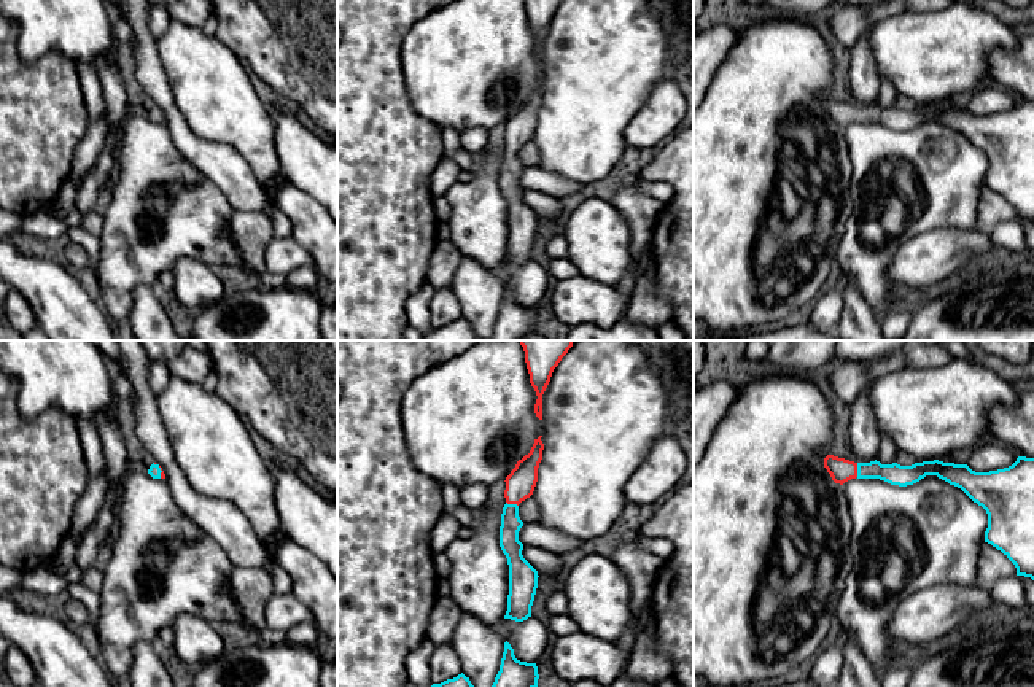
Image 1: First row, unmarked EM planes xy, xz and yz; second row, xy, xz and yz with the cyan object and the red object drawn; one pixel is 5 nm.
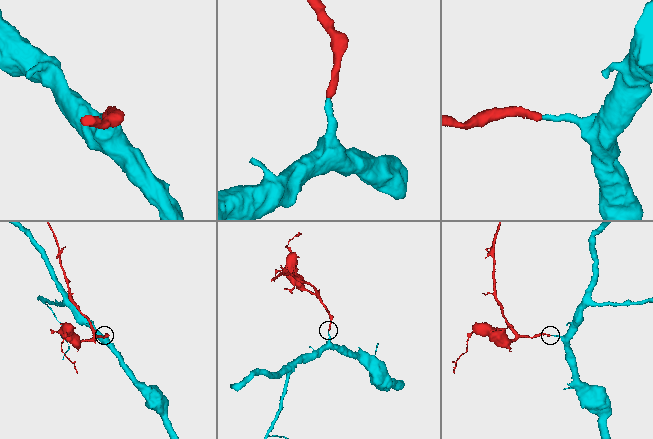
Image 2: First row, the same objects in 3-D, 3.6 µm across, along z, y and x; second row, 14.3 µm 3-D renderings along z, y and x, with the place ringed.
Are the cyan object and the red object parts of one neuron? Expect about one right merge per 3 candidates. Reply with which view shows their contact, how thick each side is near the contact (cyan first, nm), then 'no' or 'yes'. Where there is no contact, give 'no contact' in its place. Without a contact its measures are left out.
yz | 110/120 nm | yes

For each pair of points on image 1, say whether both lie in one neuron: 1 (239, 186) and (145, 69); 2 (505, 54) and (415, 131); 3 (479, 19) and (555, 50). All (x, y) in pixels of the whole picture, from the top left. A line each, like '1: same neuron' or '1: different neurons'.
1: same neuron
2: different neurons
3: different neurons

